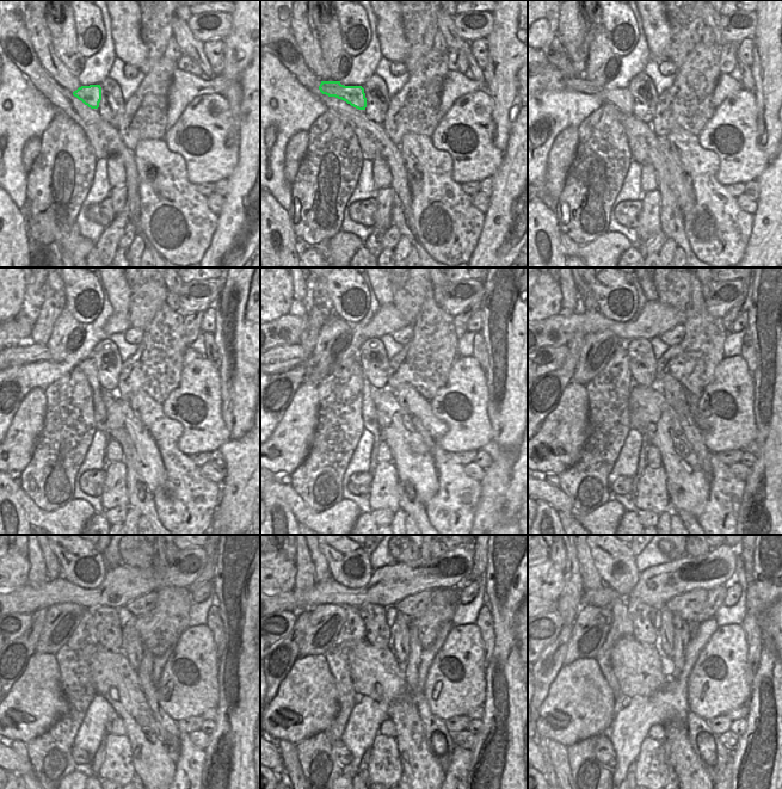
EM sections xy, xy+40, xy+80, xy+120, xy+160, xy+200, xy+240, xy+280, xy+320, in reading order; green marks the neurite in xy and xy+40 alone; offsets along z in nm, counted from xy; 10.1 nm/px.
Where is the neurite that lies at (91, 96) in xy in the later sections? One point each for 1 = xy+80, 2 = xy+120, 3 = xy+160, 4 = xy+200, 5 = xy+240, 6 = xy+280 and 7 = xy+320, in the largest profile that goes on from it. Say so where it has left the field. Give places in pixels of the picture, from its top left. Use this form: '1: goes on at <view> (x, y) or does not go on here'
1: goes on at xy+80 (622, 99)
2: goes on at xy+120 (24, 353)
3: goes on at xy+160 (284, 357)
4: goes on at xy+200 (552, 358)
5: goes on at xy+240 (17, 623)
6: goes on at xy+280 (284, 621)
7: goes on at xy+320 (552, 623)

